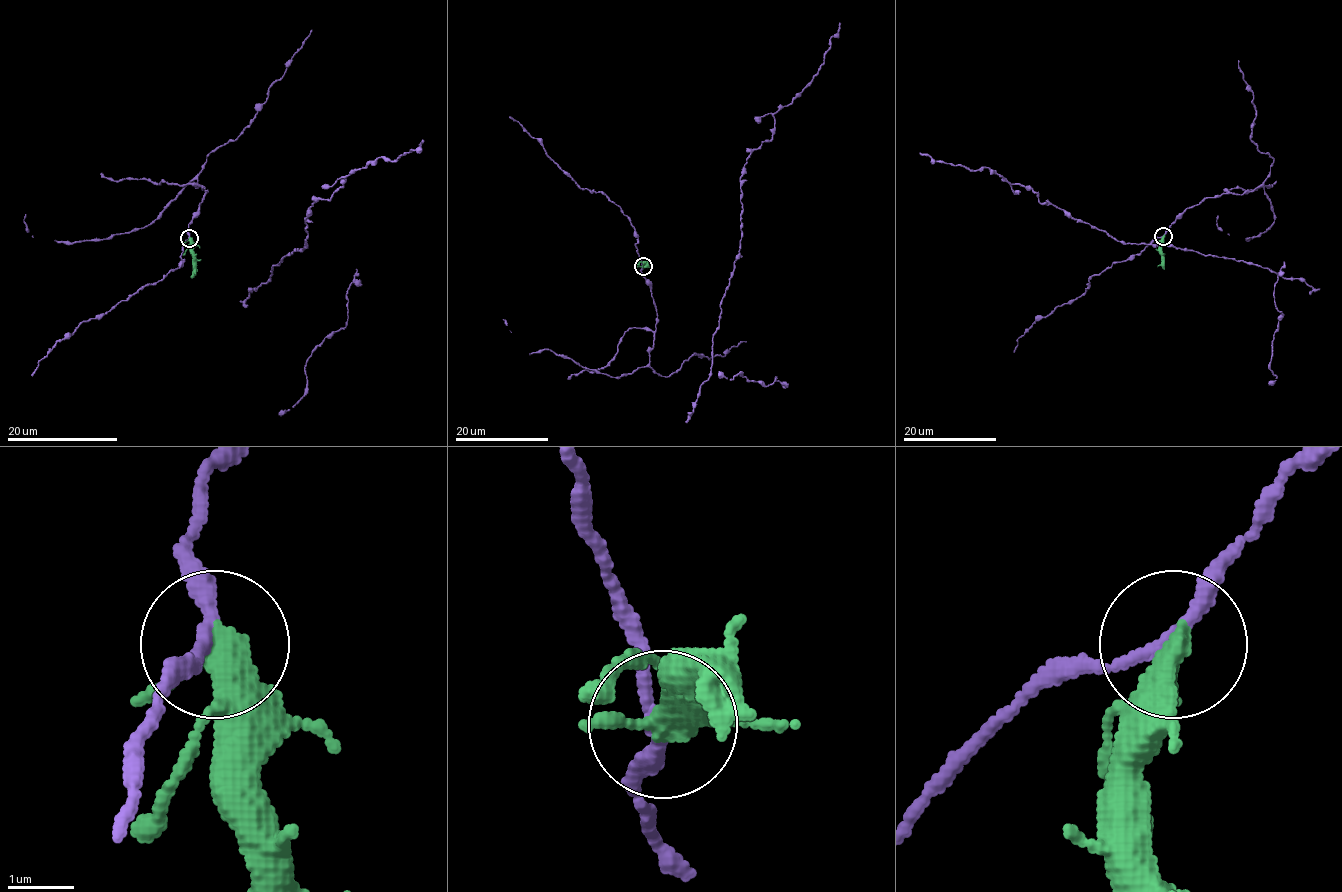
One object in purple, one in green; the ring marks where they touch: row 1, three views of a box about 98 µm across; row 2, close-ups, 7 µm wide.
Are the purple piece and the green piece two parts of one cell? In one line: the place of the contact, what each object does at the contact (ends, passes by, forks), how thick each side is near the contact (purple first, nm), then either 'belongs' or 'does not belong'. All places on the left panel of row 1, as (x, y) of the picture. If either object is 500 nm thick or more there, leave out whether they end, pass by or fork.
place (189, 238); purple passes by; green passes by; calibres 190 and 360 nm; does not belong

